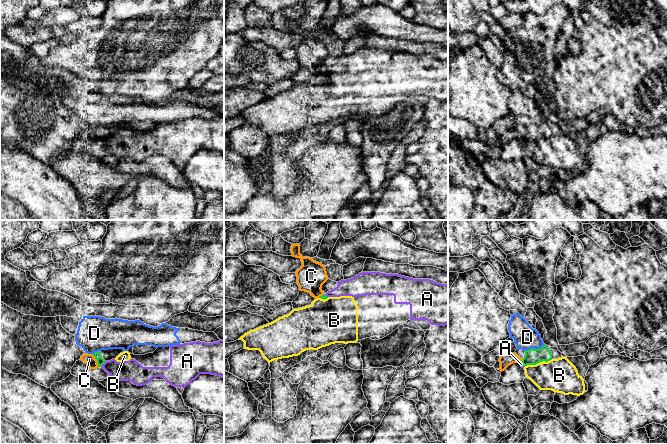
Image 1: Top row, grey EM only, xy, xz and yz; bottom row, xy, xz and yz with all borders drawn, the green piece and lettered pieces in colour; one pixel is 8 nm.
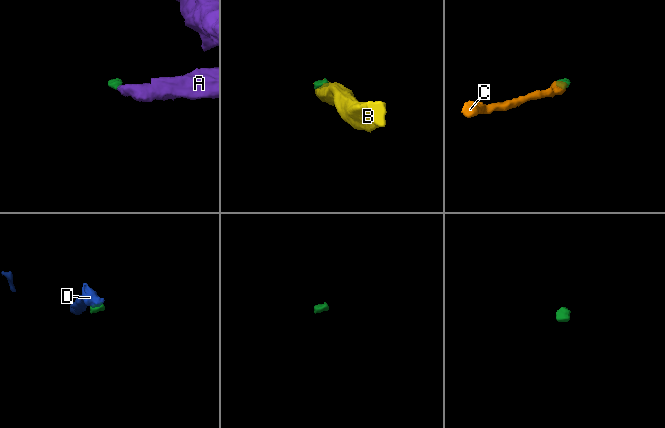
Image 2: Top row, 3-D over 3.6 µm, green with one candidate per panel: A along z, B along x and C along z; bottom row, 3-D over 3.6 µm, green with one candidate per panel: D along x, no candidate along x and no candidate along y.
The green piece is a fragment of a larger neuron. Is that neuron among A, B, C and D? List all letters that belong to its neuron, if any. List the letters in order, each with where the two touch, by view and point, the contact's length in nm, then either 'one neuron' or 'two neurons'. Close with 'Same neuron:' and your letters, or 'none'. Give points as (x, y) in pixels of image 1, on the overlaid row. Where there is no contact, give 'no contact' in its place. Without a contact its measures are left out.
A: xy (103, 363) | 70 nm | two neurons
B: yz (538, 362) | 240 nm | two neurons
C: xy (96, 359) | 120 nm | one neuron
D: yz (533, 348) | 170 nm | two neurons
Same neuron: C

